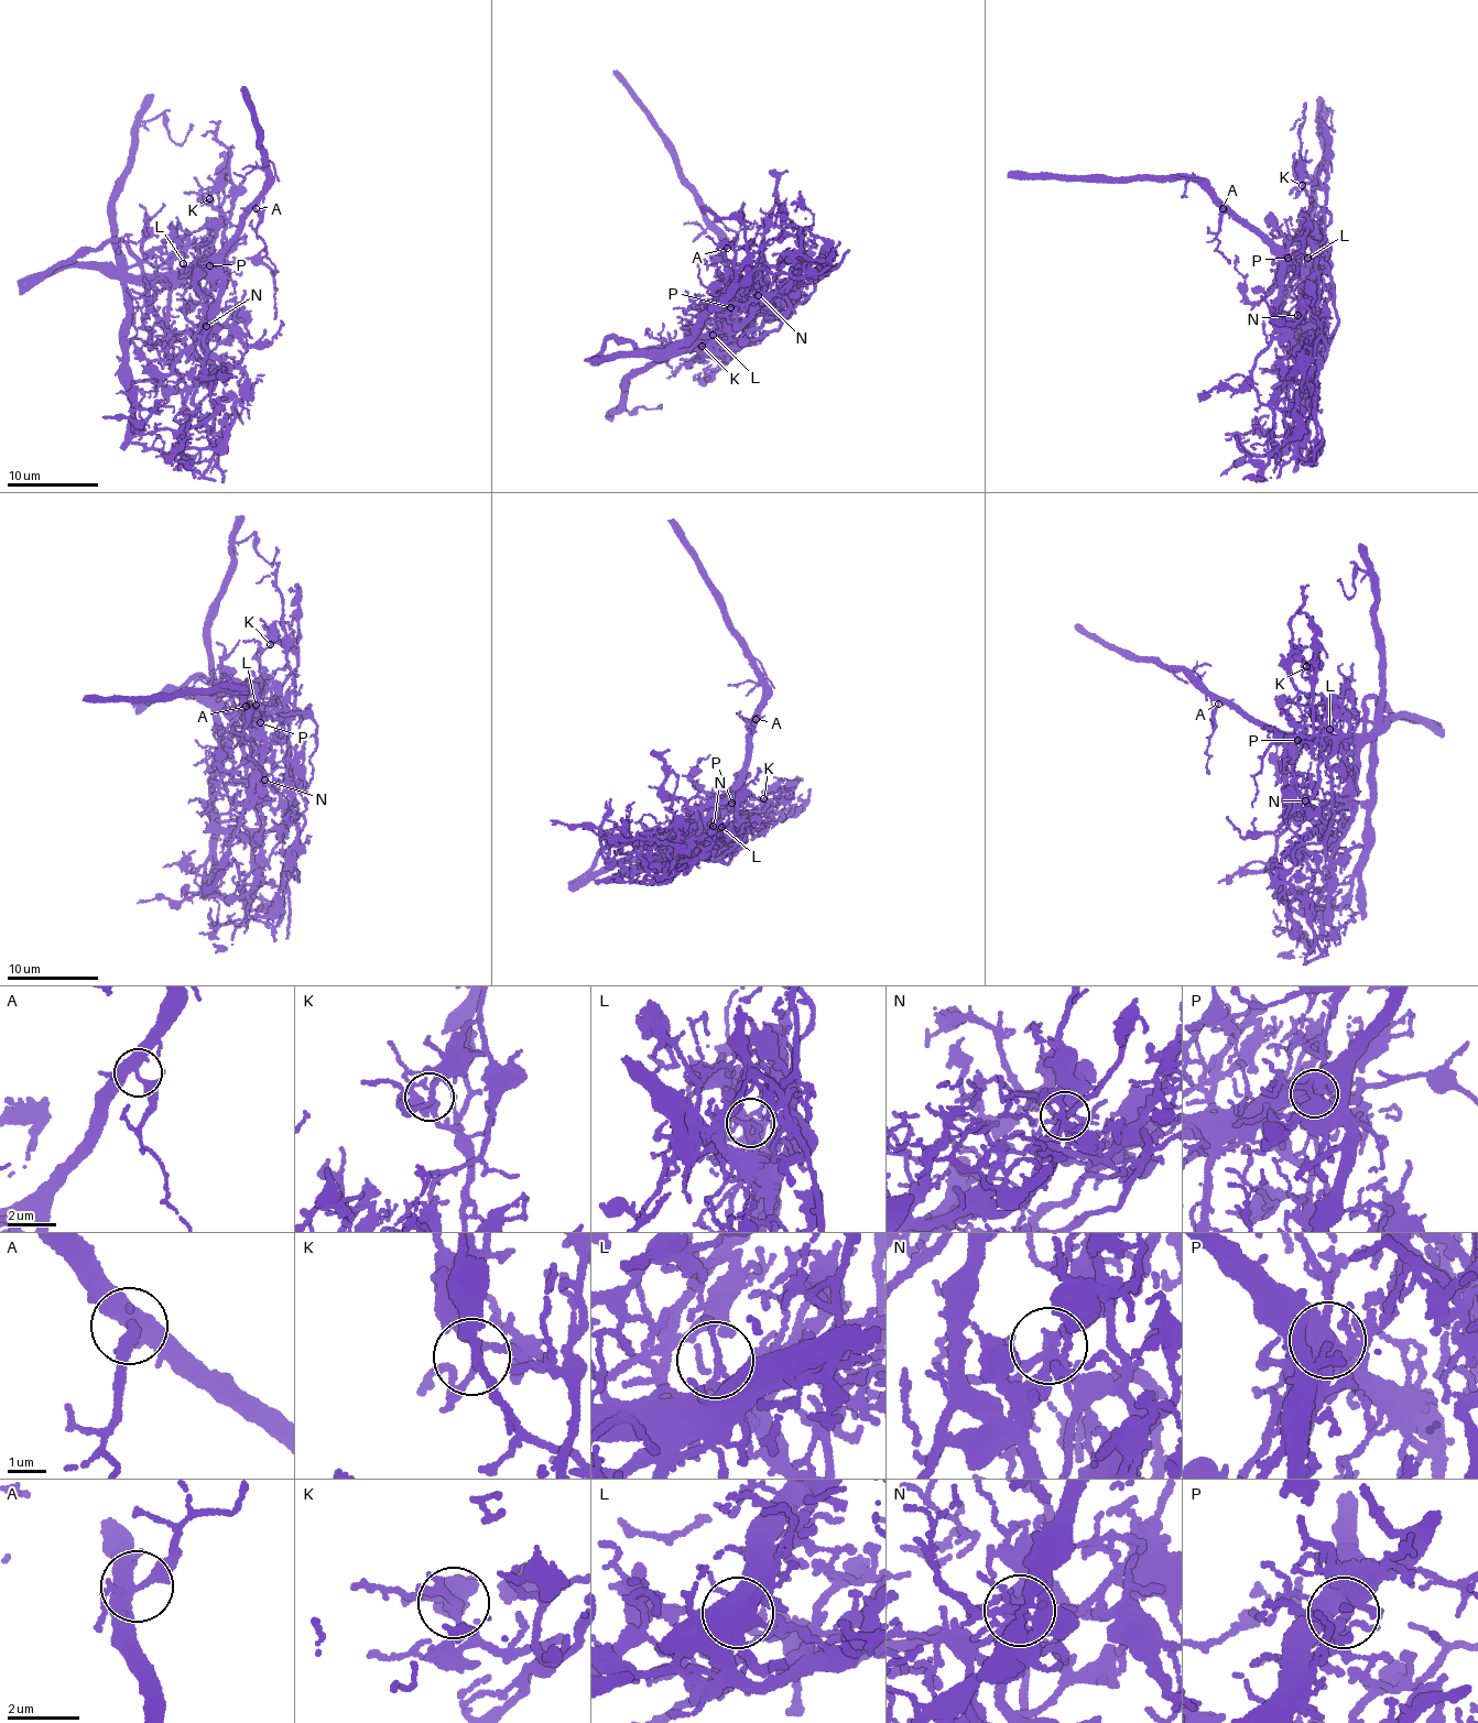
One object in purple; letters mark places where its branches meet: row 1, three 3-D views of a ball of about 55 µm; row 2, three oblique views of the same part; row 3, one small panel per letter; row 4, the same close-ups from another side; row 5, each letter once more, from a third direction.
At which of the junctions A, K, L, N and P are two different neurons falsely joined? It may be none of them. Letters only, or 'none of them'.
L, P

